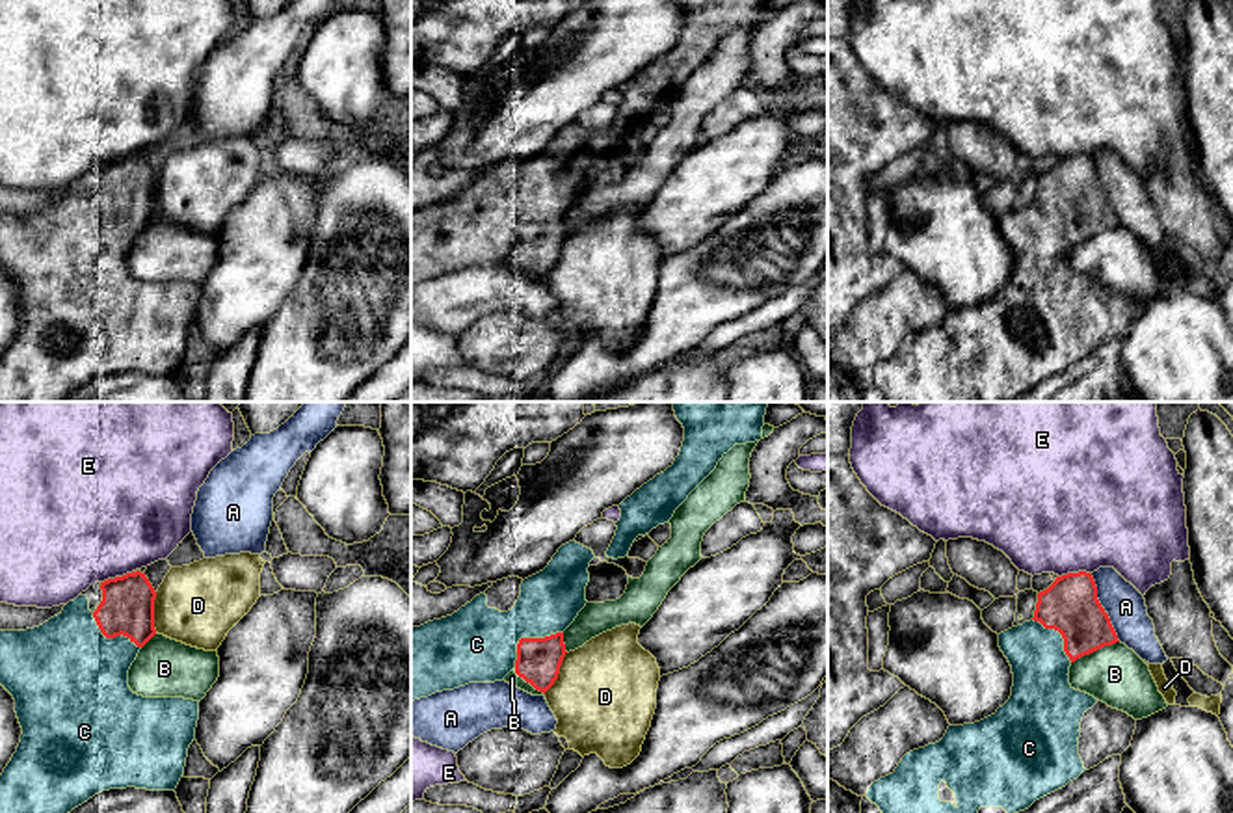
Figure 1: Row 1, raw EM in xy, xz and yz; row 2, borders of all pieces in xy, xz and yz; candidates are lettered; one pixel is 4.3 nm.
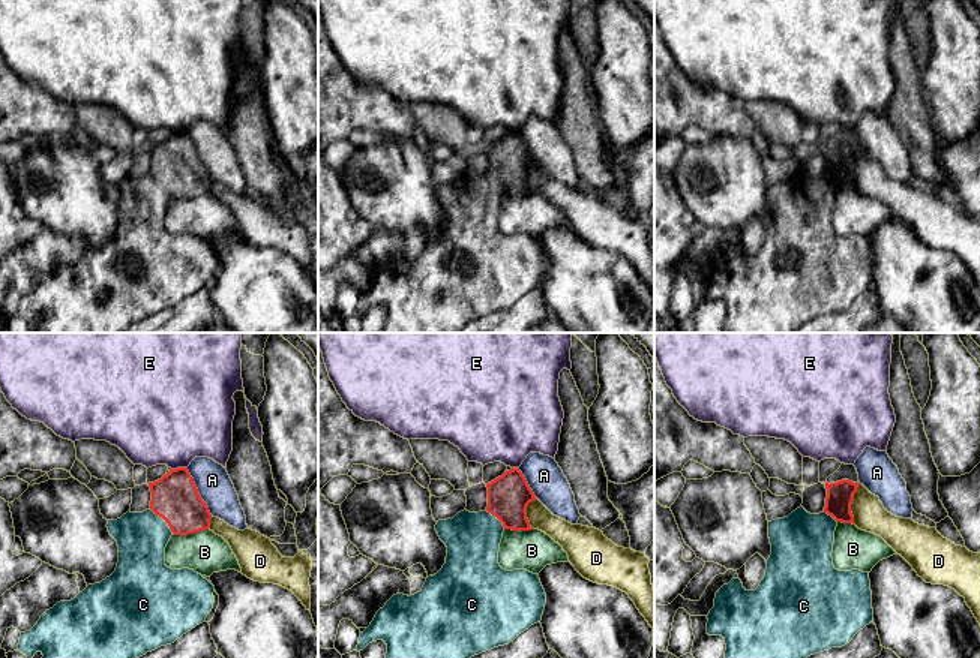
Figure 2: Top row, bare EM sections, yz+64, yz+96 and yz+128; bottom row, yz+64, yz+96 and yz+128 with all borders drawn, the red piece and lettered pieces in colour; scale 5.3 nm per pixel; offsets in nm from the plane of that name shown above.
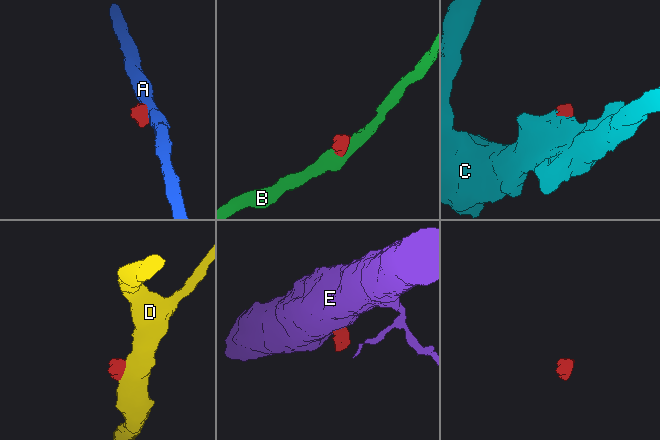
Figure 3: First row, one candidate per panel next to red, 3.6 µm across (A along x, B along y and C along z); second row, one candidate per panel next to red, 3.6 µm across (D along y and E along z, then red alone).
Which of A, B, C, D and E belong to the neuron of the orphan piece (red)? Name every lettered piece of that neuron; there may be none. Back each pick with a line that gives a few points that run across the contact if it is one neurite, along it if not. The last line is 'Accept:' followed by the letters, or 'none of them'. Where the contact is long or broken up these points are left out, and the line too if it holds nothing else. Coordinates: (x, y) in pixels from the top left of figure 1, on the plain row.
C: xz (538, 244), (527, 222), (477, 227)
Accept: C

